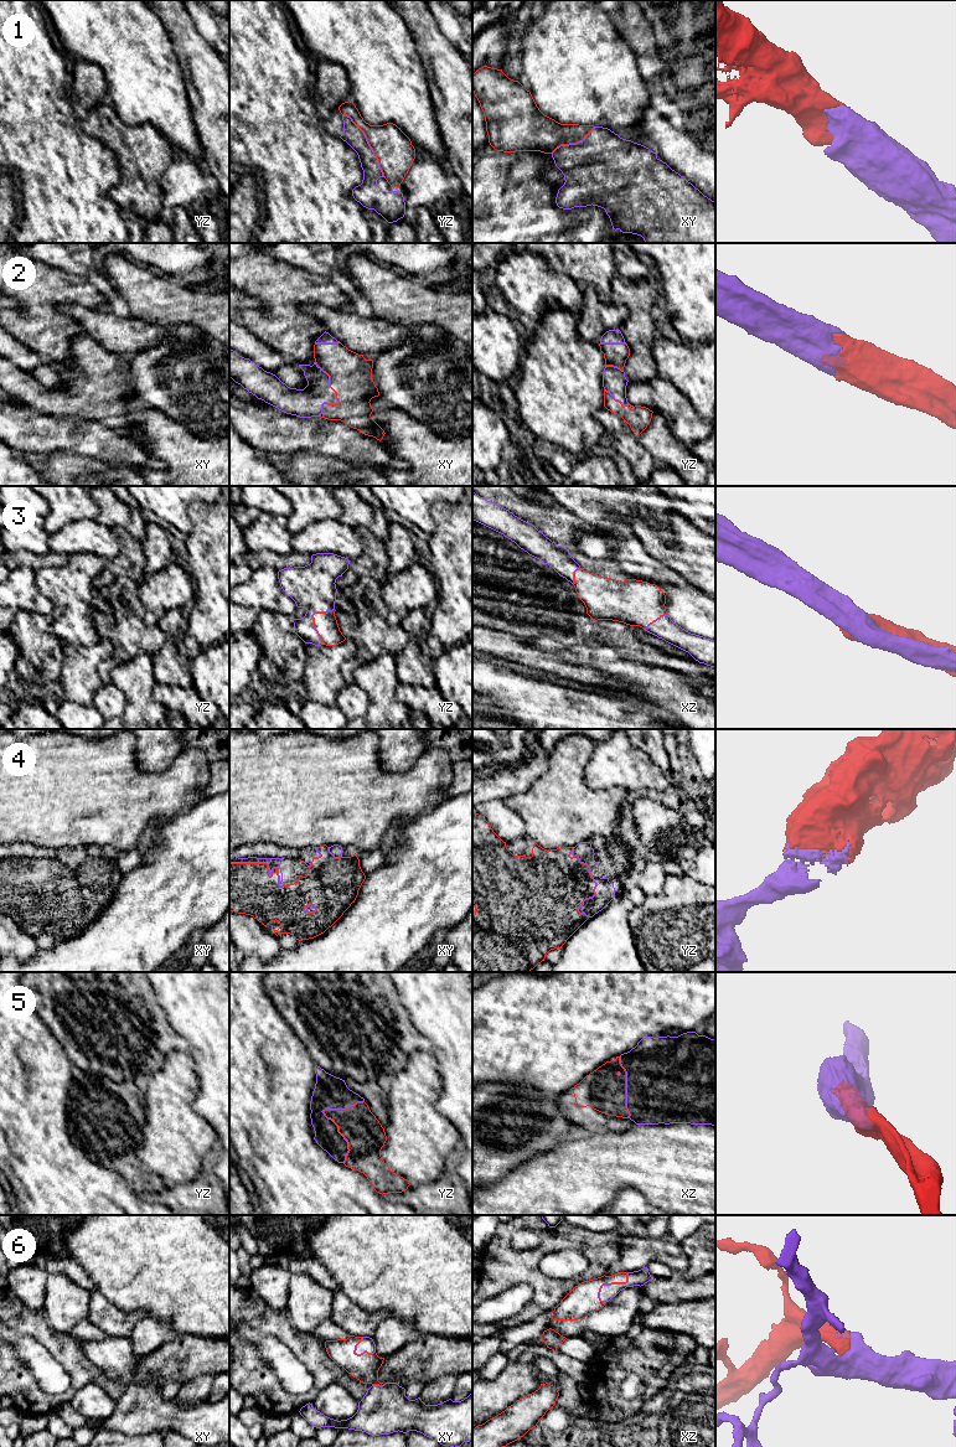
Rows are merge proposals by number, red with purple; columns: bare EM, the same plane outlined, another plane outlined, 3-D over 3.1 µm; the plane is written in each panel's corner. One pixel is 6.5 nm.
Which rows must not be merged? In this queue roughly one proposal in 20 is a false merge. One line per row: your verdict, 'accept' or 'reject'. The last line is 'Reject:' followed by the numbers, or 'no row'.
1: accept
2: accept
3: accept
4: accept
5: accept
6: accept
Reject: no row

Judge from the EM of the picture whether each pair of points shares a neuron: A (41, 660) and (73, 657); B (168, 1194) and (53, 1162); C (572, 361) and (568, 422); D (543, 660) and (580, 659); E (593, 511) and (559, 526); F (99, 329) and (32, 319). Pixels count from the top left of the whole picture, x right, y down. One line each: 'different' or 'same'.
A: different
B: different
C: same
D: different
E: different
F: different

